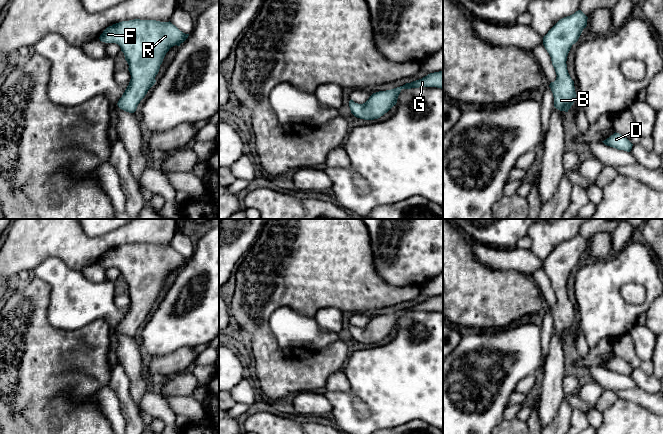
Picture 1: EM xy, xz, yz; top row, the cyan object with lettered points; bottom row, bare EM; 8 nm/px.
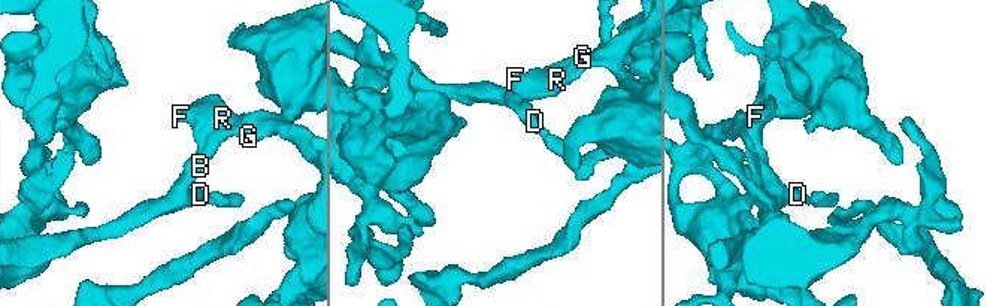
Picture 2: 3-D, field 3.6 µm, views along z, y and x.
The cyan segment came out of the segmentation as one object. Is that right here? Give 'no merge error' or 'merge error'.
merge error

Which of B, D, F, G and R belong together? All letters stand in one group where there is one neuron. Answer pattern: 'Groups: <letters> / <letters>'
Groups: B D / F G R

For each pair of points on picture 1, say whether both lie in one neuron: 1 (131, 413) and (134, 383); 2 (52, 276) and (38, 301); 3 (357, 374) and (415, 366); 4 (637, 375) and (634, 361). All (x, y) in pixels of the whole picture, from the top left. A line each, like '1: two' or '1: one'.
1: two
2: two
3: one
4: two

